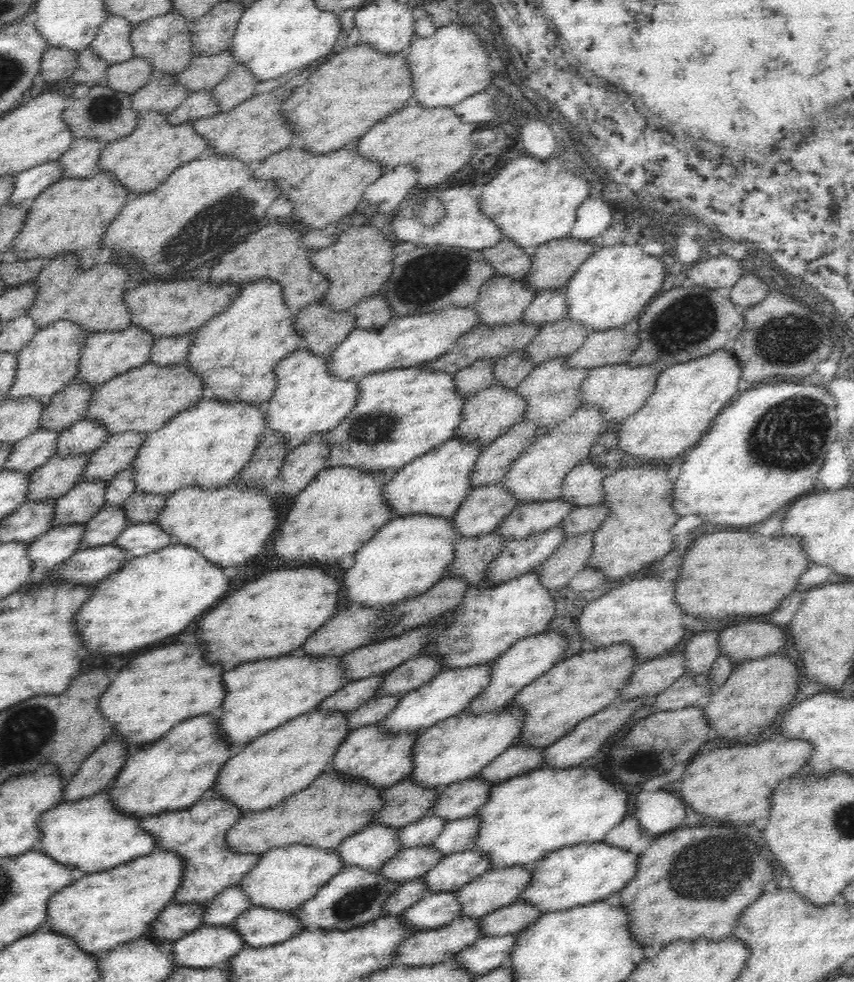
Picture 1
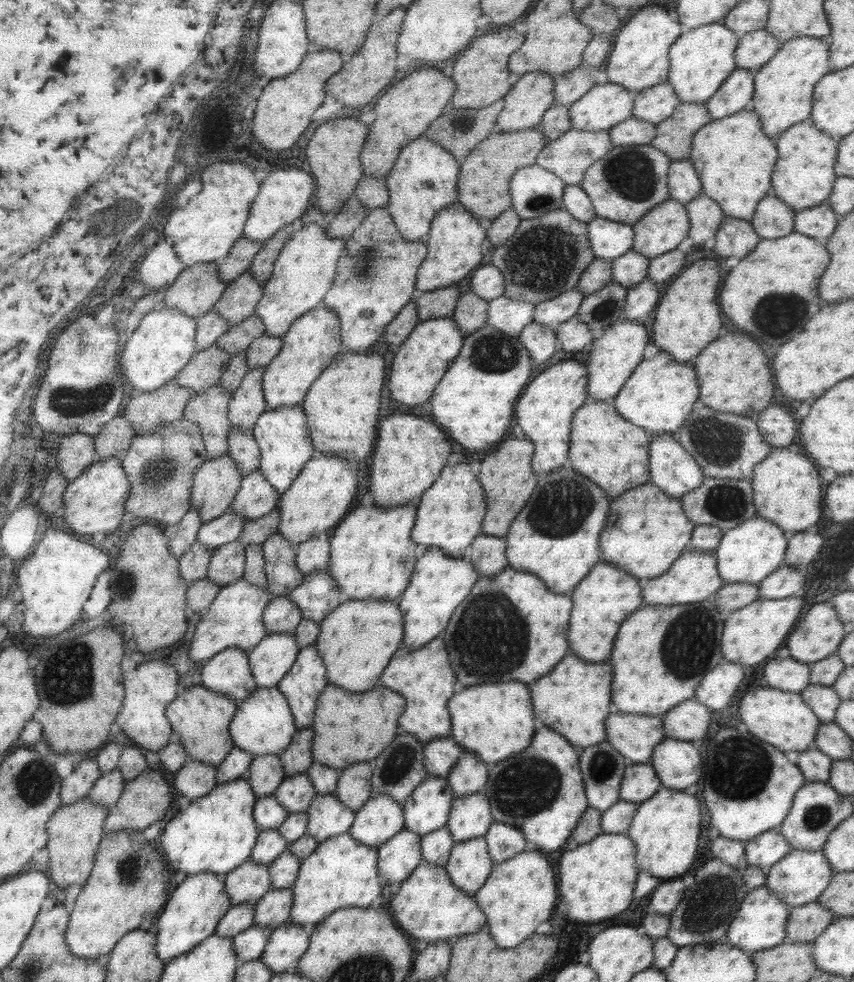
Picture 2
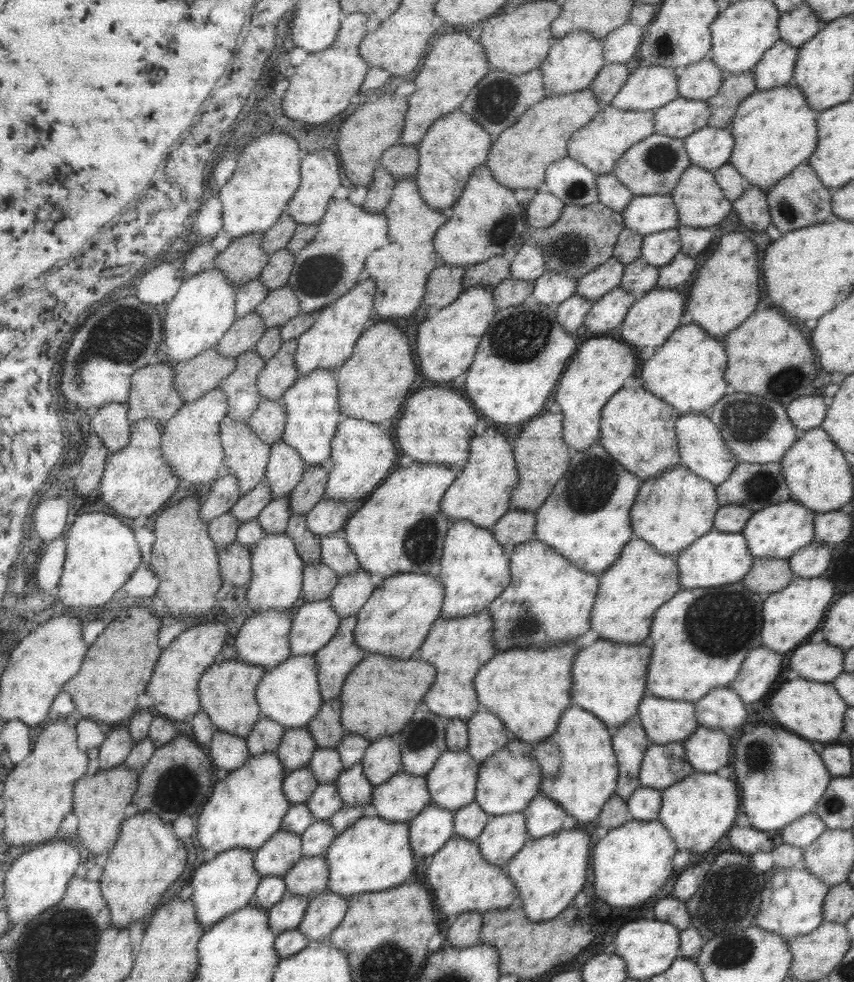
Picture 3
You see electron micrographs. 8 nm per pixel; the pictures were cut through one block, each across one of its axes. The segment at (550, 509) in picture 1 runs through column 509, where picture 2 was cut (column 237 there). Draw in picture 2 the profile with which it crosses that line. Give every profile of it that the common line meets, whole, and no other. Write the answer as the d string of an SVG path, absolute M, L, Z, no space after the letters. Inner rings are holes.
M226 511L218 517L203 522L198 529L196 541L210 550L215 550L219 546L237 540L245 523L243 517L245 516Z

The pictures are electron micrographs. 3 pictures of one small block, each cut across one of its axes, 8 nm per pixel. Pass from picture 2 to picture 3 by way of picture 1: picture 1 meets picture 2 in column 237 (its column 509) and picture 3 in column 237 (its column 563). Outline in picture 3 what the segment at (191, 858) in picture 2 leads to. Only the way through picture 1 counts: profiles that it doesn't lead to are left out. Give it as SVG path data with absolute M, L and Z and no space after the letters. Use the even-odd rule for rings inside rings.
M273 752L247 757L247 760L223 780L214 780L211 795L199 815L193 834L194 840L215 854L234 847L257 850L263 842L279 830L283 815L289 808L281 792L281 781L286 771Z

